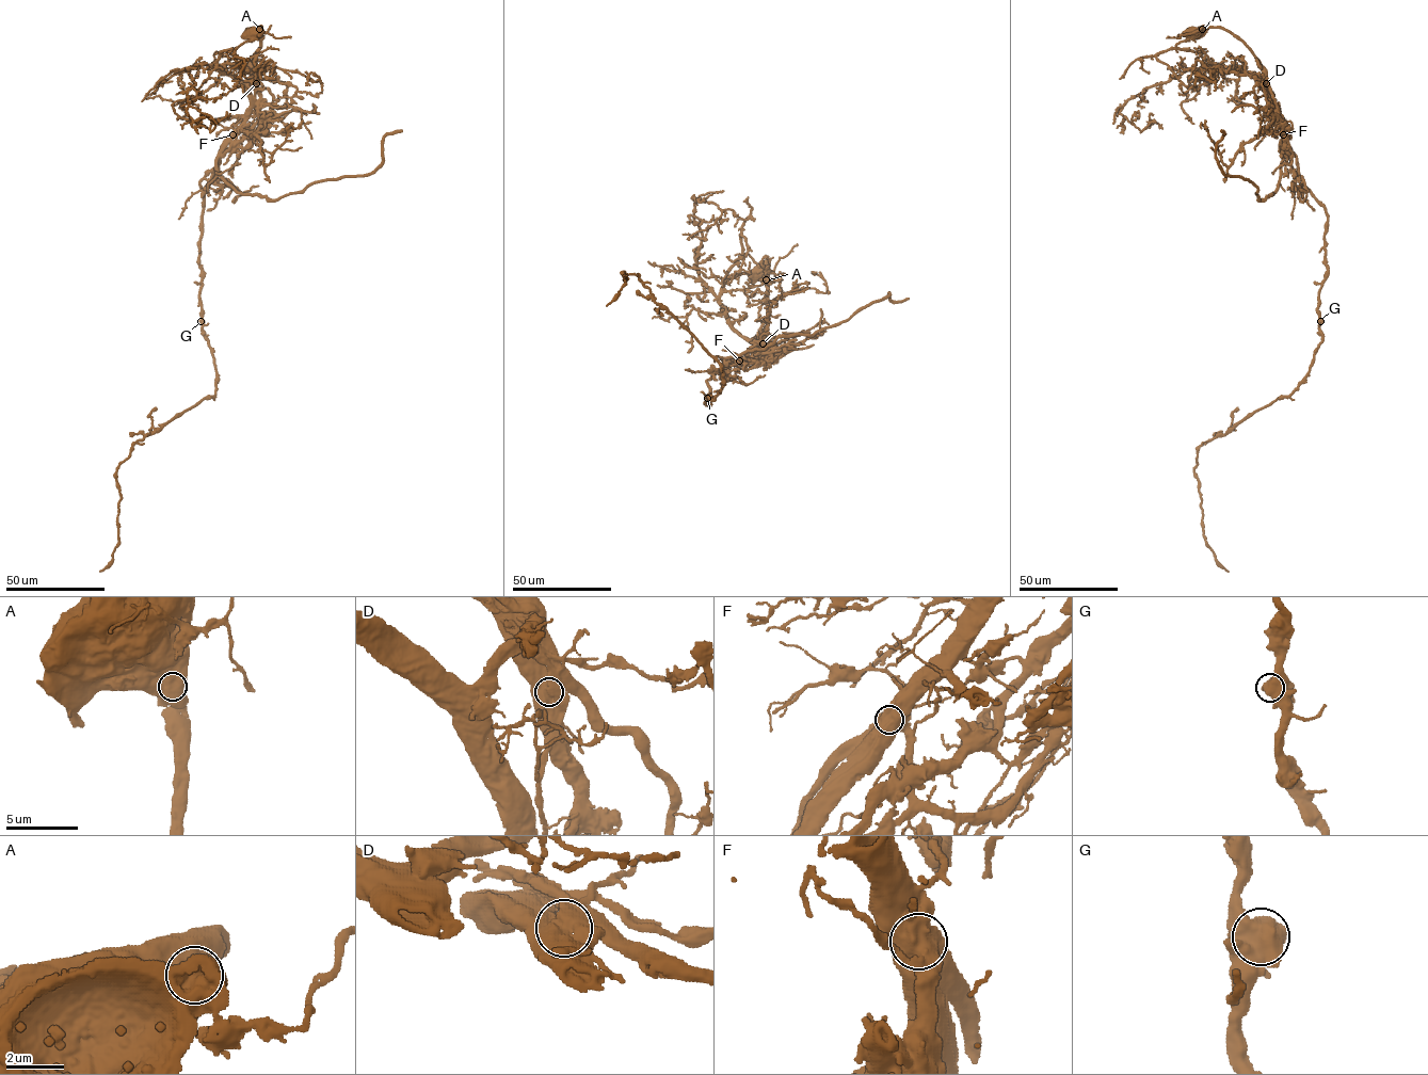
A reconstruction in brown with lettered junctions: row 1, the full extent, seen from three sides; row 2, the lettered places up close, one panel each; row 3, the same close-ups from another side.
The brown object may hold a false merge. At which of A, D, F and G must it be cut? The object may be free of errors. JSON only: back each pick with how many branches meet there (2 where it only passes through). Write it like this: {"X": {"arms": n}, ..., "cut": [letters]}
{"F": {"arms": 1}, "cut": ["F"]}

